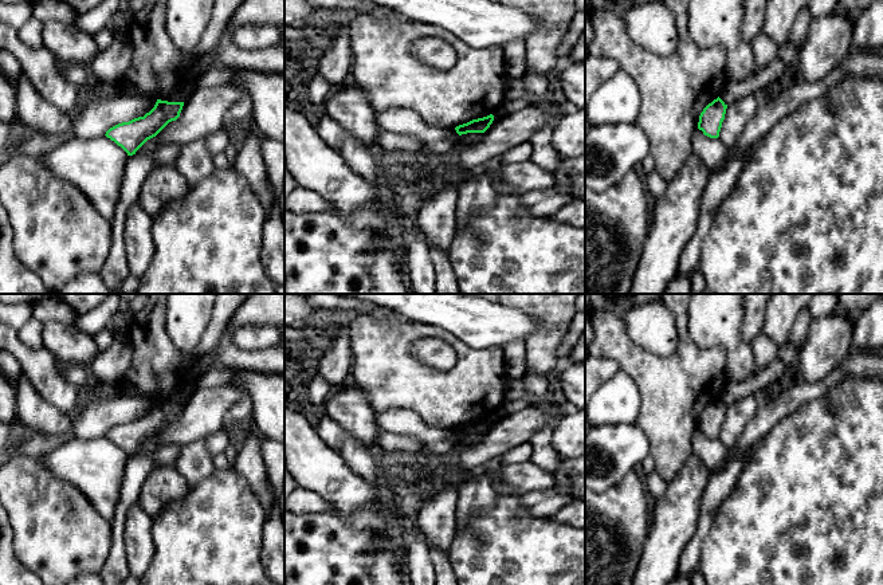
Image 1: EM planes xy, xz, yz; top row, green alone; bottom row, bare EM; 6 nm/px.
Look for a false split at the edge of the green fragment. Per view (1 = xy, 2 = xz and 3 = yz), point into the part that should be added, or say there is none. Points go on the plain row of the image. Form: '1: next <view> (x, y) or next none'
1: next none
2: next none
3: next none

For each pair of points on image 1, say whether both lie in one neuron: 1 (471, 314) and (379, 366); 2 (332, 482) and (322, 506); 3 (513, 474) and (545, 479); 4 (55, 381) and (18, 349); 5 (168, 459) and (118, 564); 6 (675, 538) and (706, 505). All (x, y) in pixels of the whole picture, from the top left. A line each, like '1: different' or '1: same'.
1: different
2: different
3: same
4: same
5: same
6: different

